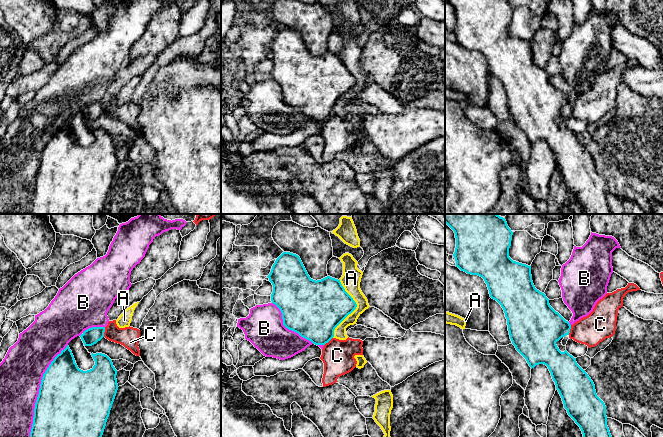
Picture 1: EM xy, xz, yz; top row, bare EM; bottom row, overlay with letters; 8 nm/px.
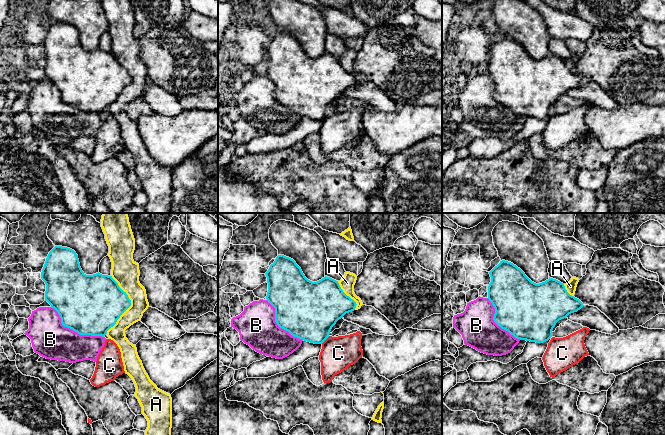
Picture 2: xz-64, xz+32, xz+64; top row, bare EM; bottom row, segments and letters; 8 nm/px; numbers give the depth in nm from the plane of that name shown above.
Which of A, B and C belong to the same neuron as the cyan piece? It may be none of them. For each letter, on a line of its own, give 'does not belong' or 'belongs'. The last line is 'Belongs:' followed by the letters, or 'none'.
A: does not belong
B: does not belong
C: does not belong
Belongs: none

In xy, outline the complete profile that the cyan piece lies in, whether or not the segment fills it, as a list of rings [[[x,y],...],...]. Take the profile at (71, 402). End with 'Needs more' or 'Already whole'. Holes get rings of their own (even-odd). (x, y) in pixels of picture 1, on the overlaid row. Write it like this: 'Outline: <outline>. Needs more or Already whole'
Outline: [[[68,345],[51,362],[41,380],[30,437],[102,437],[118,390],[117,370],[107,355],[102,353],[91,355],[95,365],[87,371],[78,368]]]. Already whole

